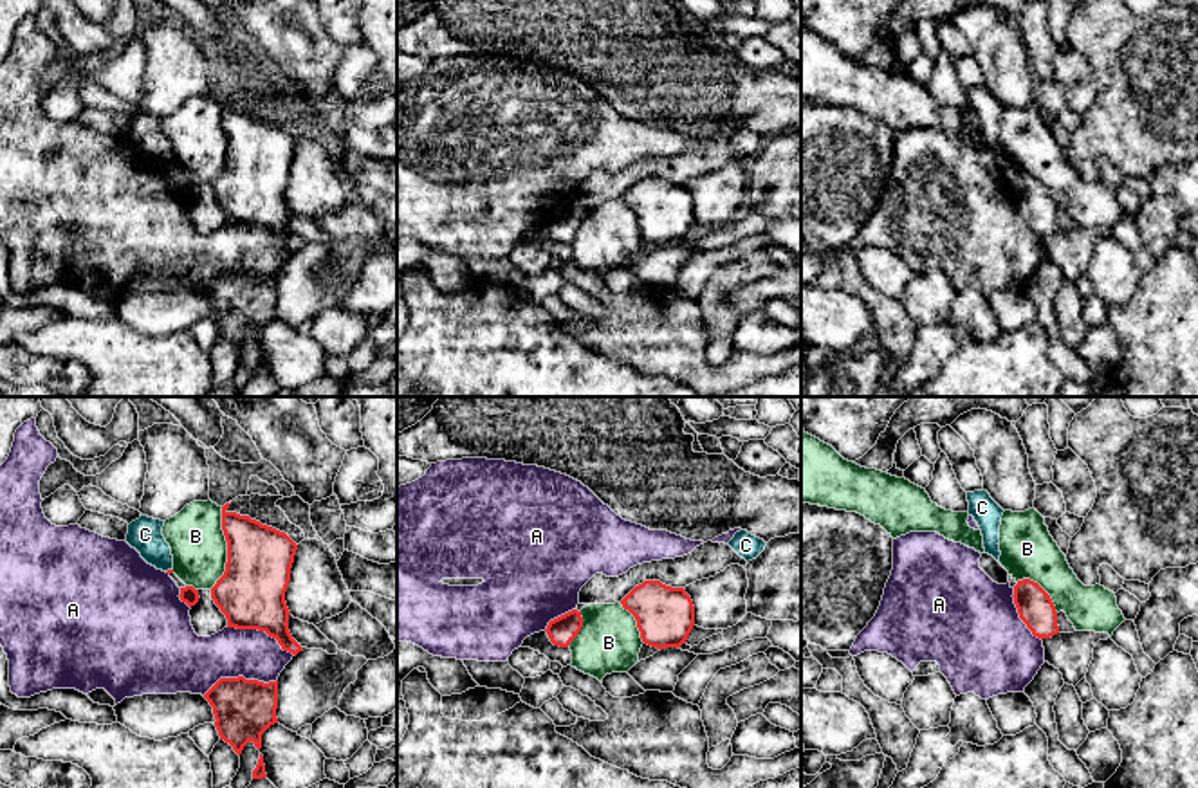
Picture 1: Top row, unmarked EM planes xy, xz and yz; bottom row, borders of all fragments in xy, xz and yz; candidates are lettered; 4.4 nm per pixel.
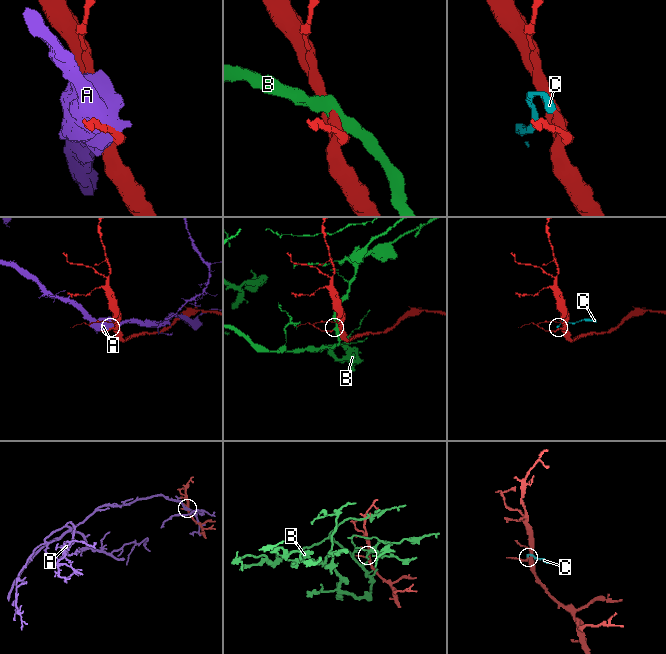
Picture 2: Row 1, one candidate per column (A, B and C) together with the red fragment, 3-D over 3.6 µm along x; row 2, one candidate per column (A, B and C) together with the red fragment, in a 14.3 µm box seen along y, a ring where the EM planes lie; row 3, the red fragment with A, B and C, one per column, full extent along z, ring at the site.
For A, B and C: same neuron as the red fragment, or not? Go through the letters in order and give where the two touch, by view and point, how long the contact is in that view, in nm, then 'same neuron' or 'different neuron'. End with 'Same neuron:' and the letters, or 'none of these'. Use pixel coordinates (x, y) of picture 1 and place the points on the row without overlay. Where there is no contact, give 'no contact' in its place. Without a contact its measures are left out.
A: xy (239, 273) | 340 nm | different neuron
B: xy (228, 145) | 380 nm | different neuron
C: xy (168, 166) | 30 nm | different neuron
Same neuron: none of these

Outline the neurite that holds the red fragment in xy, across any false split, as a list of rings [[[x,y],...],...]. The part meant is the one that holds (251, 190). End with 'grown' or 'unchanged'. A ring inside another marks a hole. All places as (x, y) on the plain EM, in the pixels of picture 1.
[[[231,99],[222,103],[222,126],[227,137],[227,159],[224,171],[211,184],[211,195],[227,215],[227,224],[258,225],[276,234],[283,247],[294,252],[303,245],[289,227],[289,204],[285,188],[298,141],[272,123],[262,121],[249,112],[229,108]]]; unchanged

